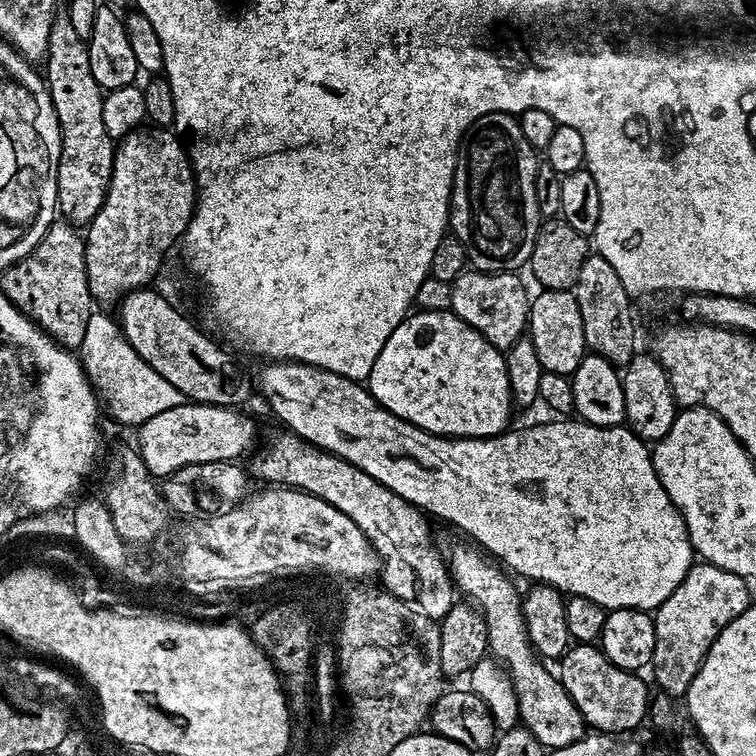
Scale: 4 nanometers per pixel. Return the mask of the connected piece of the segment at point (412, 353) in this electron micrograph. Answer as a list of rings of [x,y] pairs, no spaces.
[[[451,310],[445,312],[419,312],[413,311],[408,319],[402,321],[398,330],[386,338],[386,346],[382,346],[382,354],[378,354],[378,362],[374,362],[374,370],[370,370],[366,387],[372,393],[372,397],[390,414],[418,426],[423,432],[433,432],[435,436],[447,436],[455,439],[484,439],[488,436],[497,436],[507,429],[510,412],[514,410],[512,403],[512,391],[509,390],[509,372],[506,370],[505,355],[492,344],[484,340],[484,336],[462,318],[458,318]]]

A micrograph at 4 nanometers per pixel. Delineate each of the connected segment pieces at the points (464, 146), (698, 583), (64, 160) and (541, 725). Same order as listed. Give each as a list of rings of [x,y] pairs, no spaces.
[[[491,112],[475,120],[468,133],[460,139],[460,150],[456,153],[456,172],[452,176],[452,206],[450,209],[450,232],[460,240],[465,248],[467,263],[477,272],[516,272],[529,263],[534,250],[535,238],[542,223],[538,210],[538,198],[534,198],[534,178],[538,167],[538,152],[532,148],[530,142],[523,137],[522,130],[515,115],[506,112]]]
[[[695,563],[670,598],[655,609],[655,646],[650,673],[658,689],[670,698],[685,697],[690,682],[697,676],[710,646],[726,625],[752,603],[749,583],[740,575],[726,572],[712,564]]]
[[[67,7],[56,9],[50,28],[50,42],[46,57],[46,83],[54,102],[60,127],[60,161],[58,162],[58,212],[75,226],[87,226],[108,197],[108,183],[112,177],[112,163],[116,157],[114,141],[106,134],[102,123],[104,92],[94,80],[86,40],[79,37]]]
[[[468,542],[463,543],[454,545],[446,552],[446,563],[452,573],[455,587],[459,591],[461,588],[469,596],[465,597],[484,616],[488,627],[488,652],[497,661],[502,662],[508,676],[516,685],[519,723],[527,728],[530,734],[534,734],[534,738],[538,738],[545,750],[570,746],[584,739],[584,715],[576,709],[576,703],[570,698],[563,682],[544,669],[545,661],[537,657],[532,645],[528,643],[522,592],[521,589],[516,589],[517,581],[499,563],[489,559],[479,547]]]

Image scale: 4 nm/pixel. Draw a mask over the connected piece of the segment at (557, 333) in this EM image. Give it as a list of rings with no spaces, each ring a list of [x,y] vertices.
[[[550,289],[537,291],[528,305],[527,339],[534,342],[538,362],[545,372],[571,377],[584,361],[586,349],[582,334],[582,310],[578,310],[575,291],[569,289]]]

